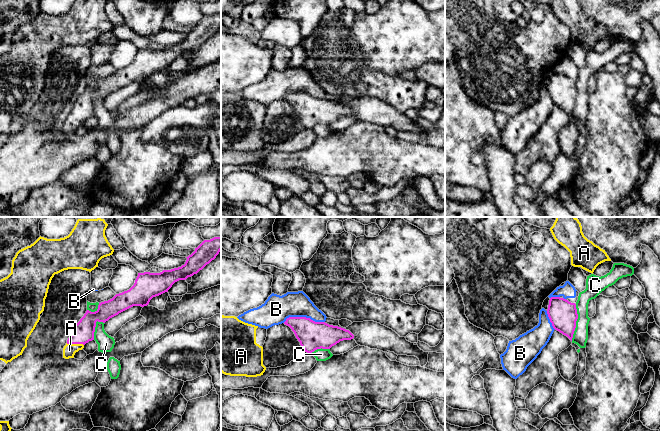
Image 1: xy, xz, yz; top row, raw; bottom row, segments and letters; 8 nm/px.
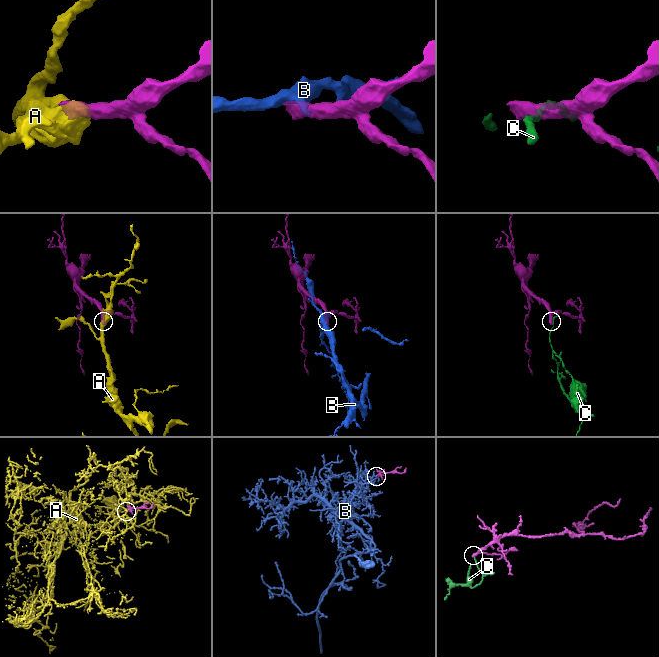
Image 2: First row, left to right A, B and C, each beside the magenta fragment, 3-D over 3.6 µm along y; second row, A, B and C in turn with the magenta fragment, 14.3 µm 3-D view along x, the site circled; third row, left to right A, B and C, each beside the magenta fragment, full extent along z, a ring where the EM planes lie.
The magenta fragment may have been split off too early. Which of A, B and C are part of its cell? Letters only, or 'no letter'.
A

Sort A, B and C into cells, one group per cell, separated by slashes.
A / B / C

